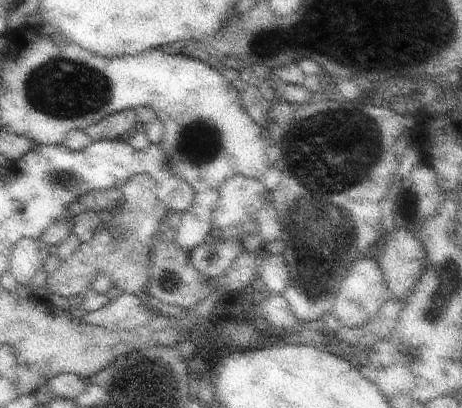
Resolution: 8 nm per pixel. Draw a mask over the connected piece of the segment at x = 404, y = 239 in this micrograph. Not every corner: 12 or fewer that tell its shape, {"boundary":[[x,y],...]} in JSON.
{"boundary":[[393,228],[379,266],[393,298],[407,300],[425,274],[417,234]]}

